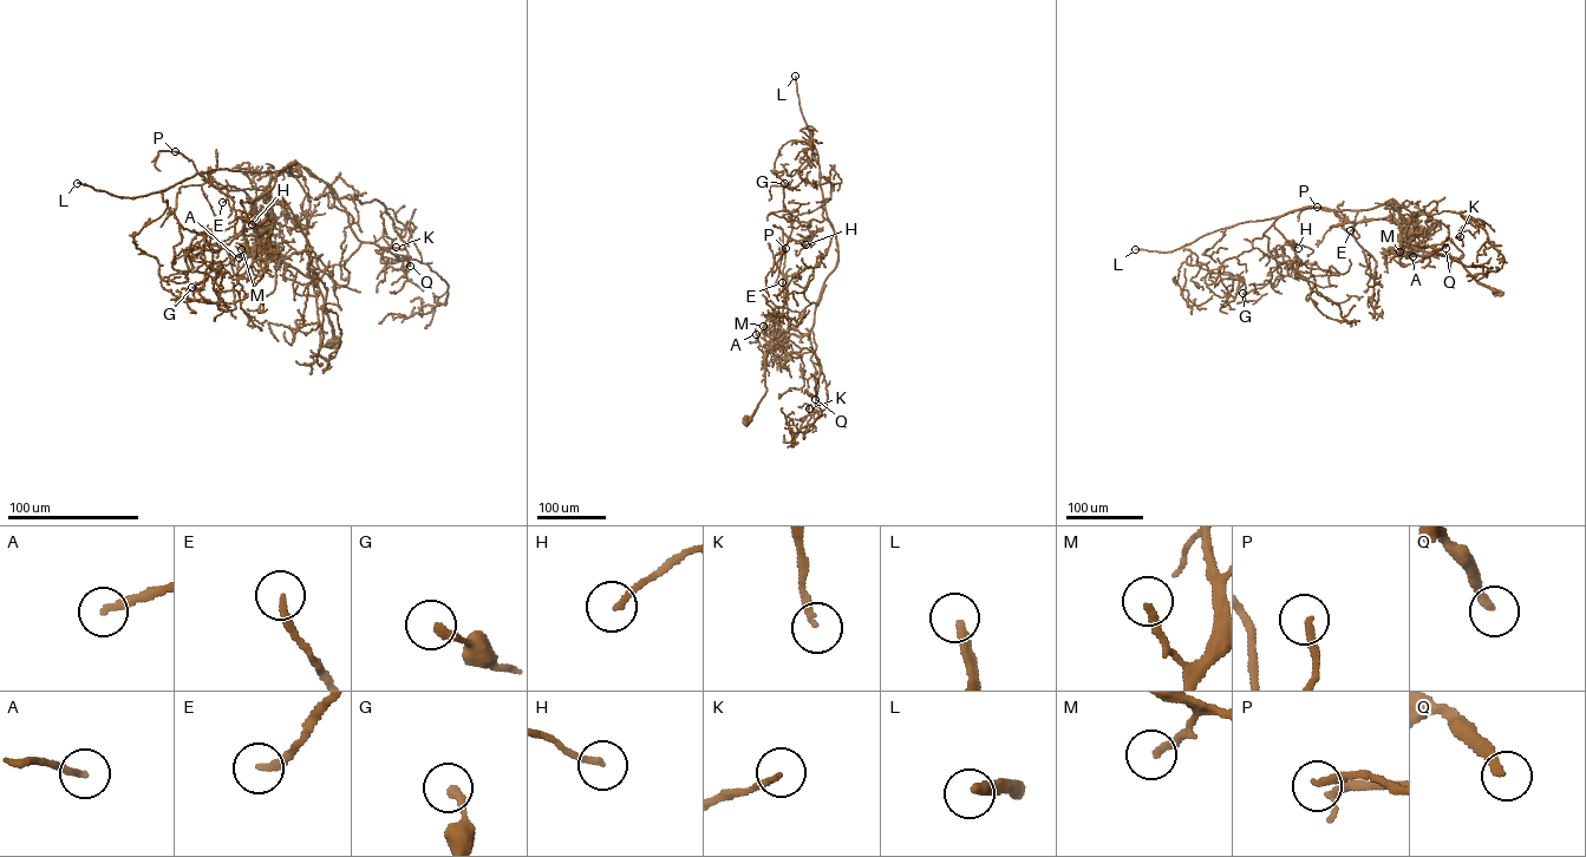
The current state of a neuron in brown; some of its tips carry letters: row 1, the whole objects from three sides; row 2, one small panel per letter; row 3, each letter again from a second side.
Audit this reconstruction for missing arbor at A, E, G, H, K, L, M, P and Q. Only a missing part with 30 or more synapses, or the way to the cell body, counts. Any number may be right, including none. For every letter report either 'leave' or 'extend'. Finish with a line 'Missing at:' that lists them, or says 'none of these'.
A: extend
E: leave
G: leave
H: leave
K: leave
L: extend
M: extend
P: leave
Q: extend
Missing at: A, L, M, Q

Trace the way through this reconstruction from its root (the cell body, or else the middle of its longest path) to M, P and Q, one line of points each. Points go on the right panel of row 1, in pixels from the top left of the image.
M: (1311, 207), (1365, 210), (1394, 200), (1417, 247), (1411, 253), (1400, 252)
P: (1311, 207), (1365, 210), (1394, 200), (1414, 239), (1390, 221), (1350, 222), (1336, 210), (1317, 207)
Q: (1311, 207), (1365, 210), (1388, 202), (1403, 220), (1402, 240), (1421, 247), (1441, 244), (1446, 248)

